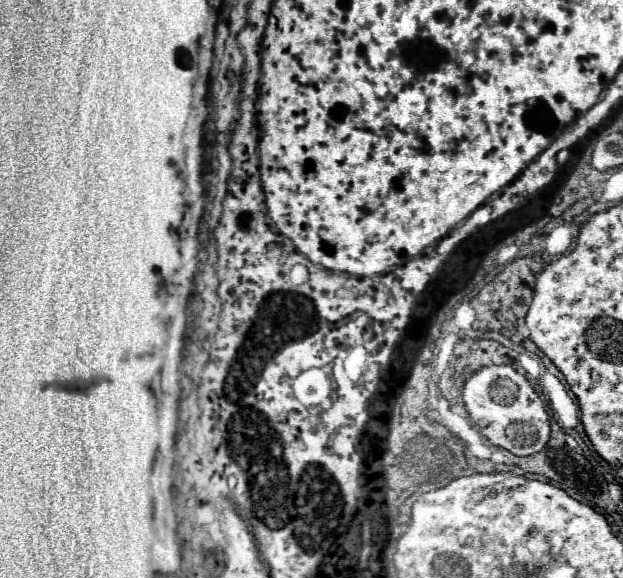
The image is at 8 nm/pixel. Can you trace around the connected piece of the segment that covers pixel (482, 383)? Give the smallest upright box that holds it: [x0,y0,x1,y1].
[463,365,549,457]

